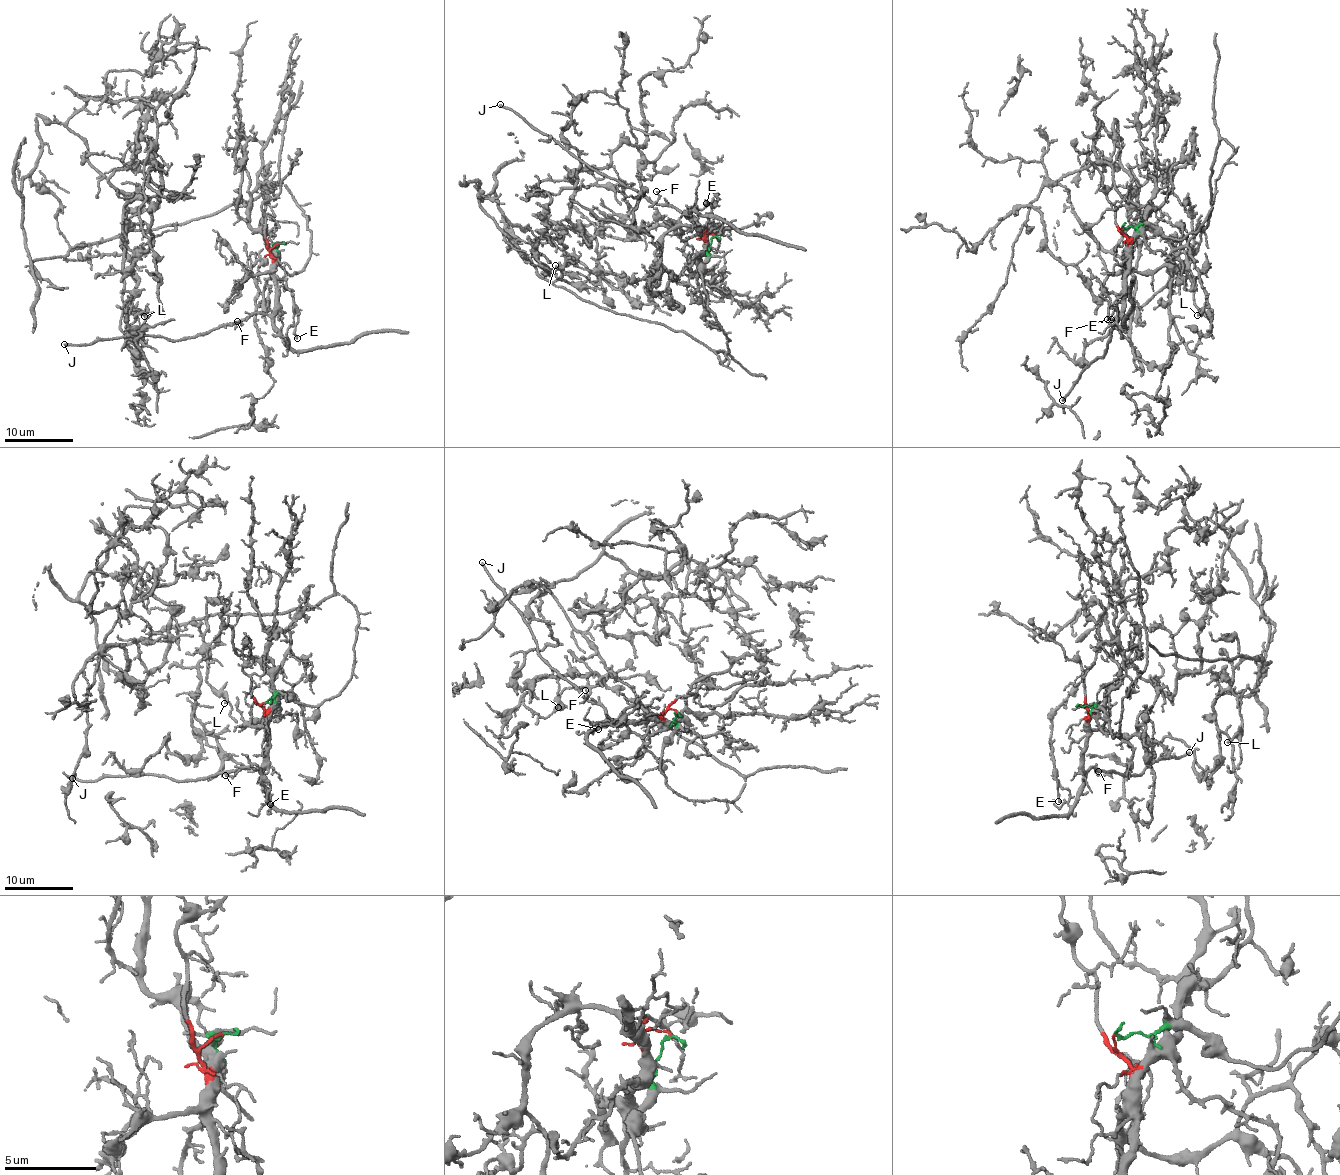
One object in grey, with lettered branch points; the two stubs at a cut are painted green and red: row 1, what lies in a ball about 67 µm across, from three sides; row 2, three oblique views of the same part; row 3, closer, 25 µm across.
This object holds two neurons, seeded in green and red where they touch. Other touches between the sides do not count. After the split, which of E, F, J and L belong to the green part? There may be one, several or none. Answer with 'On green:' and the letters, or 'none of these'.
On green: L

